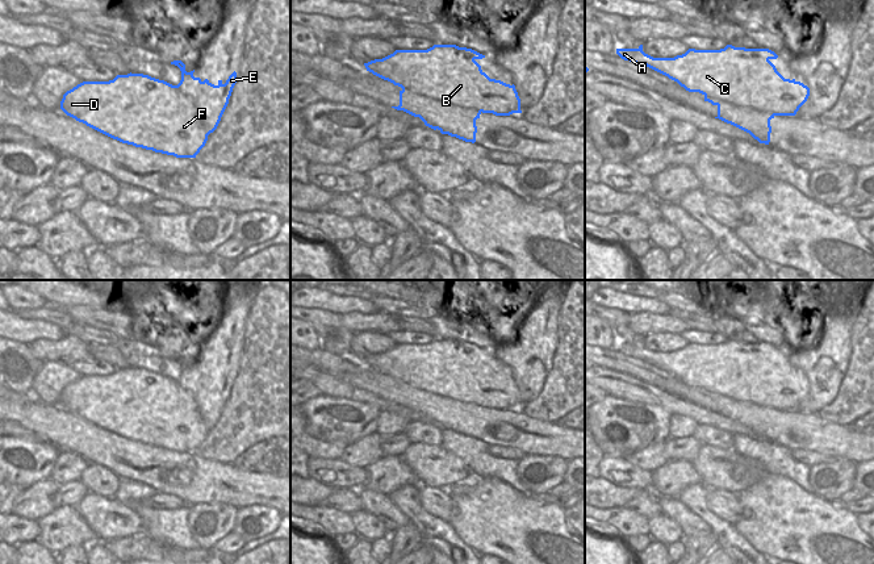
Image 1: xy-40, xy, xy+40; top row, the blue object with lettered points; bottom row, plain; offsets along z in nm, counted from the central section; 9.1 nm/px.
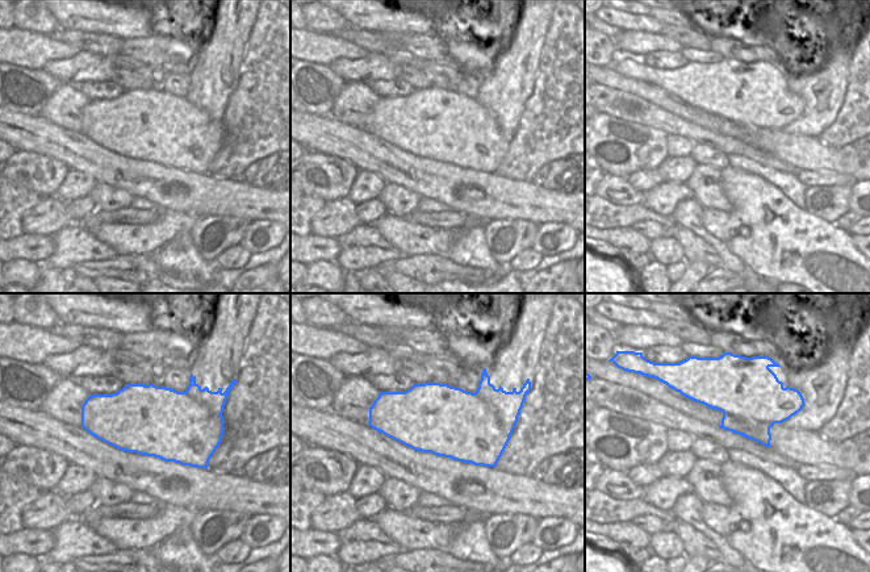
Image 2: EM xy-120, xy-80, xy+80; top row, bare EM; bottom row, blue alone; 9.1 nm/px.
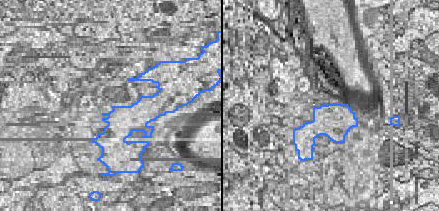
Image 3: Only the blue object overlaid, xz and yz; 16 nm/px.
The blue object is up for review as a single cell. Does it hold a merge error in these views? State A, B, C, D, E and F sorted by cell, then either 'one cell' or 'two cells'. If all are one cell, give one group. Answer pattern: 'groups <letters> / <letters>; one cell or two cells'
groups A B C D E F; one cell

